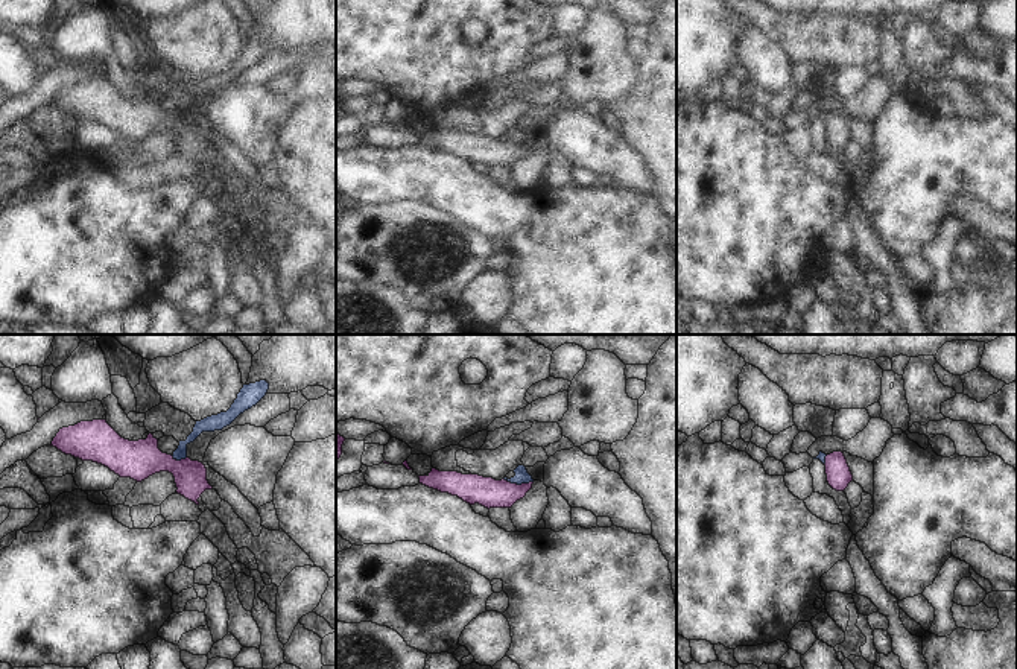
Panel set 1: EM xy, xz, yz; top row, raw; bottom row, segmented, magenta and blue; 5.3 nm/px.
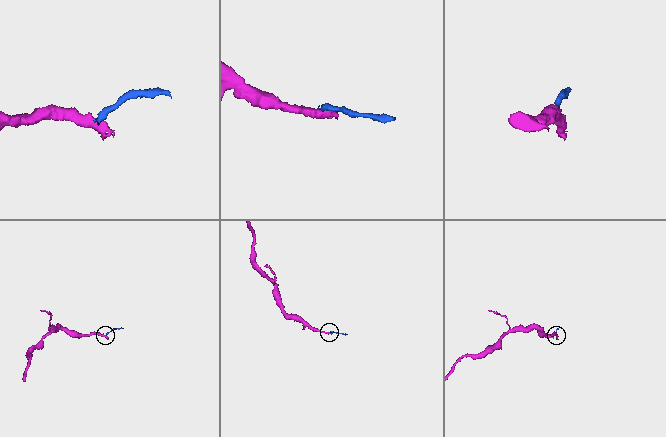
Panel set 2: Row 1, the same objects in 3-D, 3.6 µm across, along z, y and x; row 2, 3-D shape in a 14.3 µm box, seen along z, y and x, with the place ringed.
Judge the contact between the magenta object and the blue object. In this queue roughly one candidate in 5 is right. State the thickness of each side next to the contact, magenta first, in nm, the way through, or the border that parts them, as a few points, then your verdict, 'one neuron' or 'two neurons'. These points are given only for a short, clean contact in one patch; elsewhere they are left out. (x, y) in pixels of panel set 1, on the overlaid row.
160 nm thick on the magenta side, 80 nm on the other; border along xz (503, 478), (517, 484), (532, 482); two neurons

